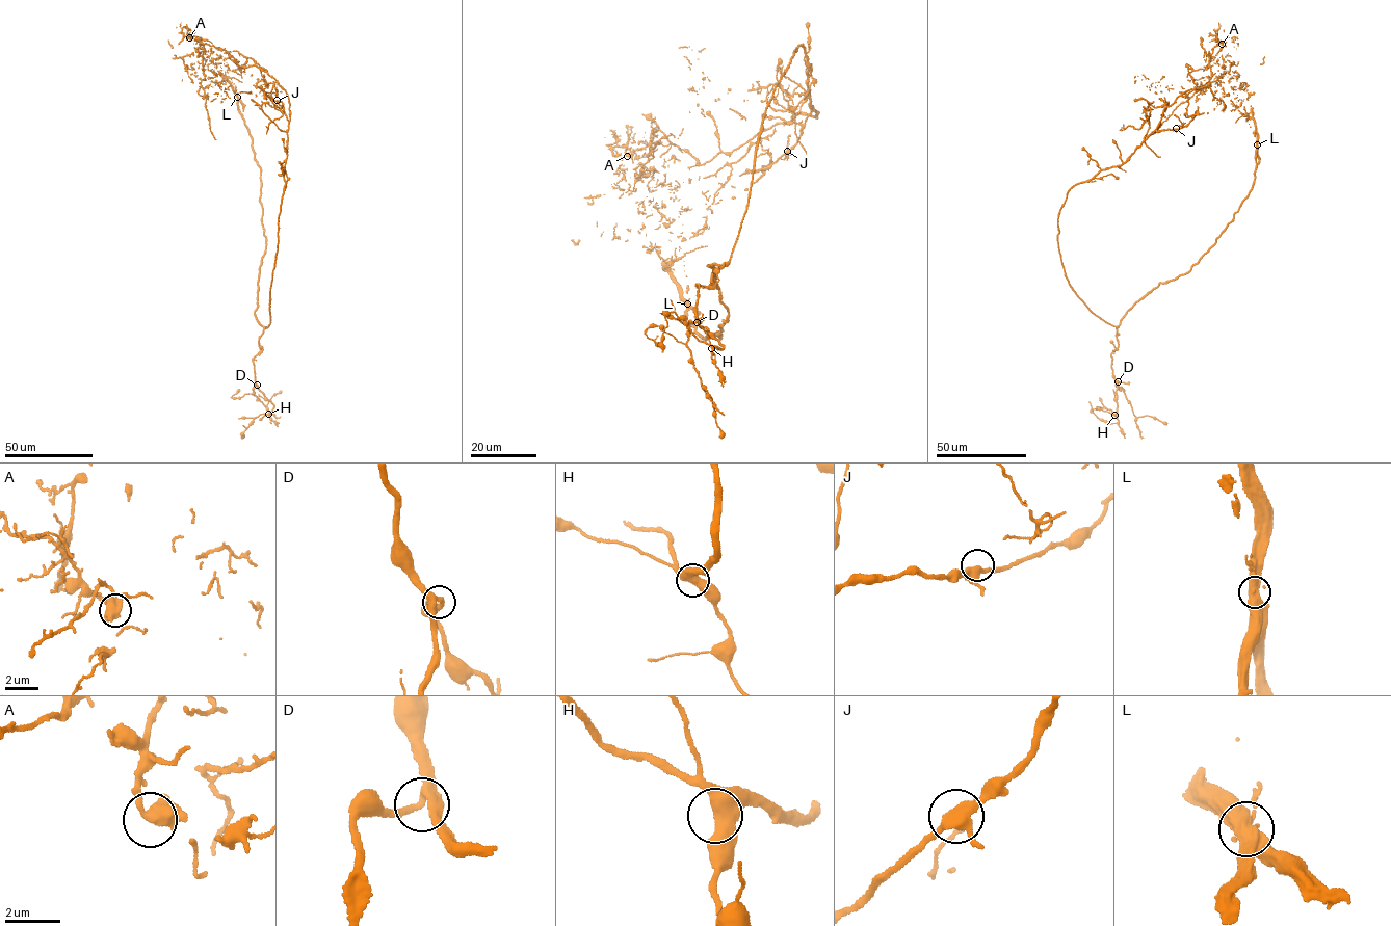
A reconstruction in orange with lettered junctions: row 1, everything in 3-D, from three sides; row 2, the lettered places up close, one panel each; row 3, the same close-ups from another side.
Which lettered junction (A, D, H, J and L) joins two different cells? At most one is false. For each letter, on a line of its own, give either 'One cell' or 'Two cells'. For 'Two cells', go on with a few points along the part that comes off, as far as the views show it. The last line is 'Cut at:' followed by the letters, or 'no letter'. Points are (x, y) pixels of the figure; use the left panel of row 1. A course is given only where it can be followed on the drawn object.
A: One cell
D: One cell
H: One cell
J: One cell
L: Two cells. Course of the part to remove: (237, 96), (203, 52), (225, 91), (250, 93), (281, 111), (266, 133)
Cut at: L

